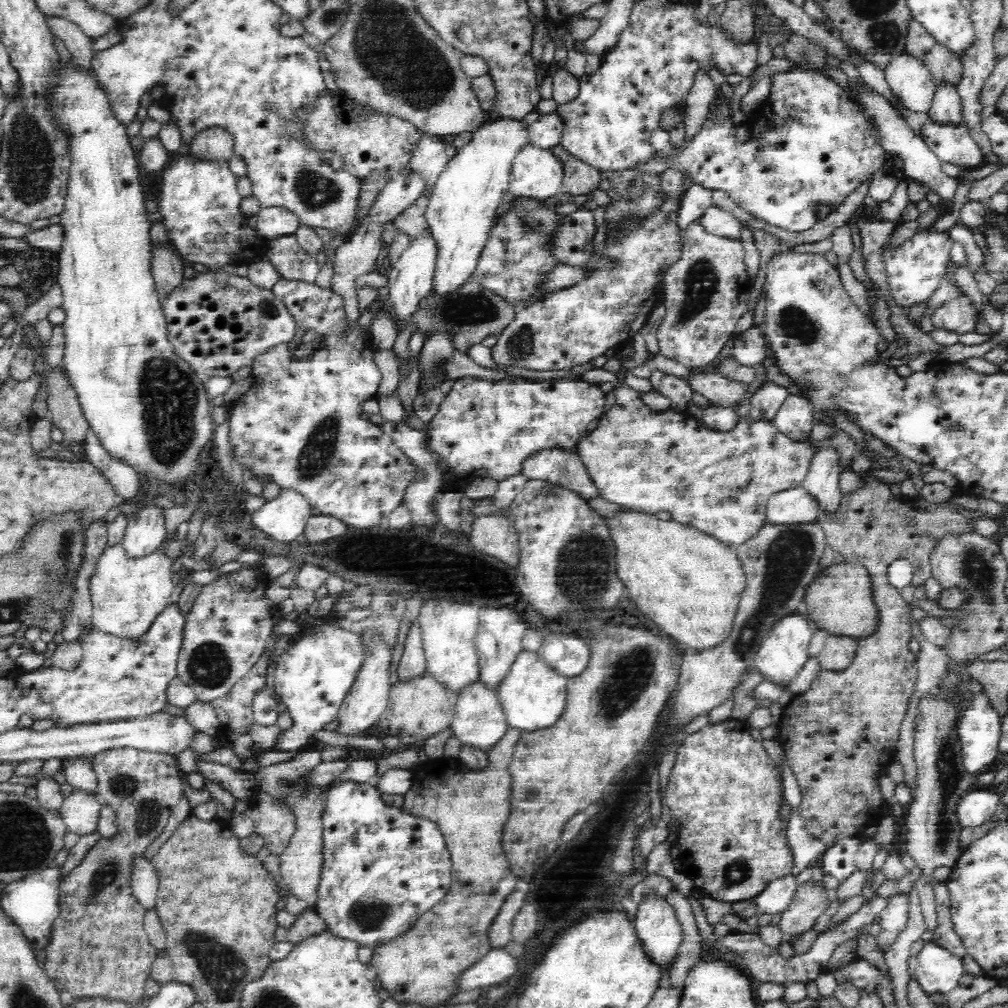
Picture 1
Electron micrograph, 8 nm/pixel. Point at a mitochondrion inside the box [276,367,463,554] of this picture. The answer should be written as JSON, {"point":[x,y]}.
{"point":[316,454]}

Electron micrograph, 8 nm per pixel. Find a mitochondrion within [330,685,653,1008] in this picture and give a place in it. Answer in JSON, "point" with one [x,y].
{"point":[368,914]}

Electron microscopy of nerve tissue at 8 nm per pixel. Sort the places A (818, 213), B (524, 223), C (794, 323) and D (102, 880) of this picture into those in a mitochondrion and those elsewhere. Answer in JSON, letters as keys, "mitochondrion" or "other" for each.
{"A":"other","B":"mitochondrion","C":"mitochondrion","D":"mitochondrion"}

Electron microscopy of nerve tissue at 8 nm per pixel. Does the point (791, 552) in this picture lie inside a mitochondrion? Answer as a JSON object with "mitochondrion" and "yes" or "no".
{"mitochondrion":"yes"}

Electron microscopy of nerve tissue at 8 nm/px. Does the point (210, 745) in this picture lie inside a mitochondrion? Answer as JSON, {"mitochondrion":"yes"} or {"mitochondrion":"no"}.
{"mitochondrion":"no"}

